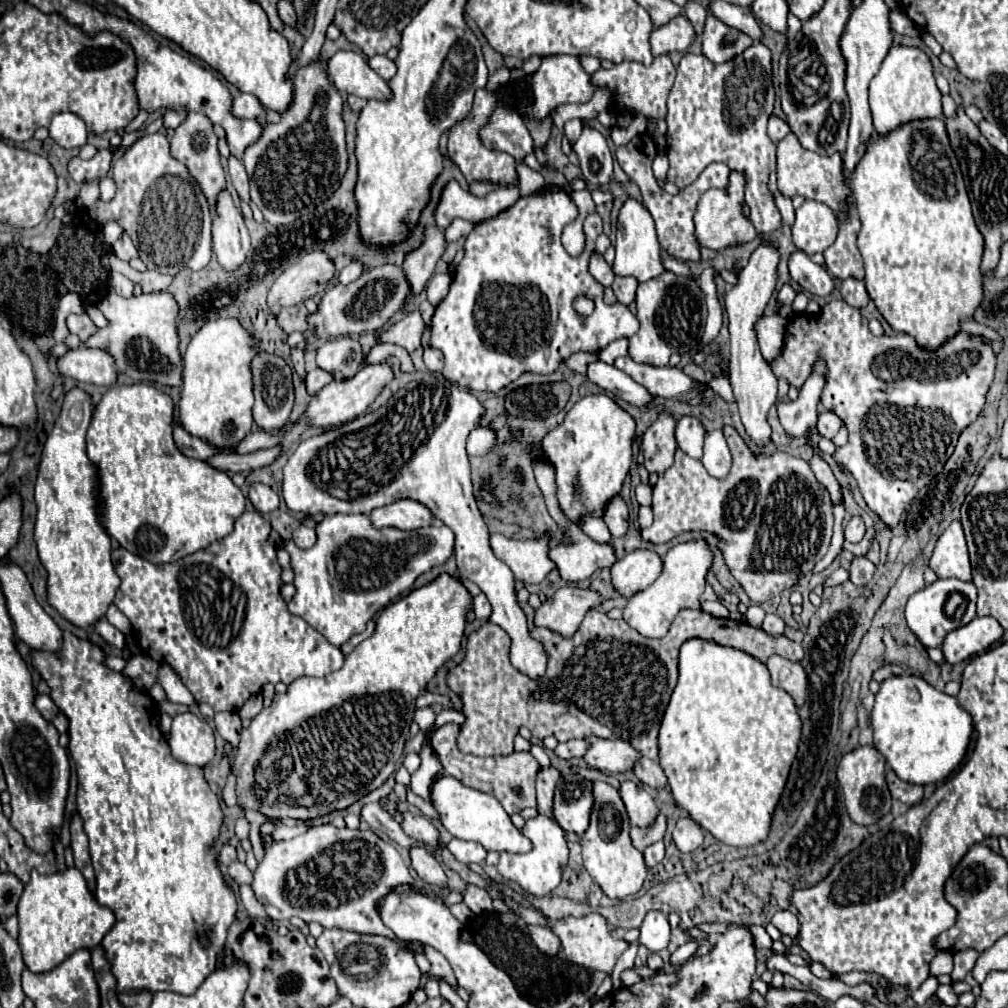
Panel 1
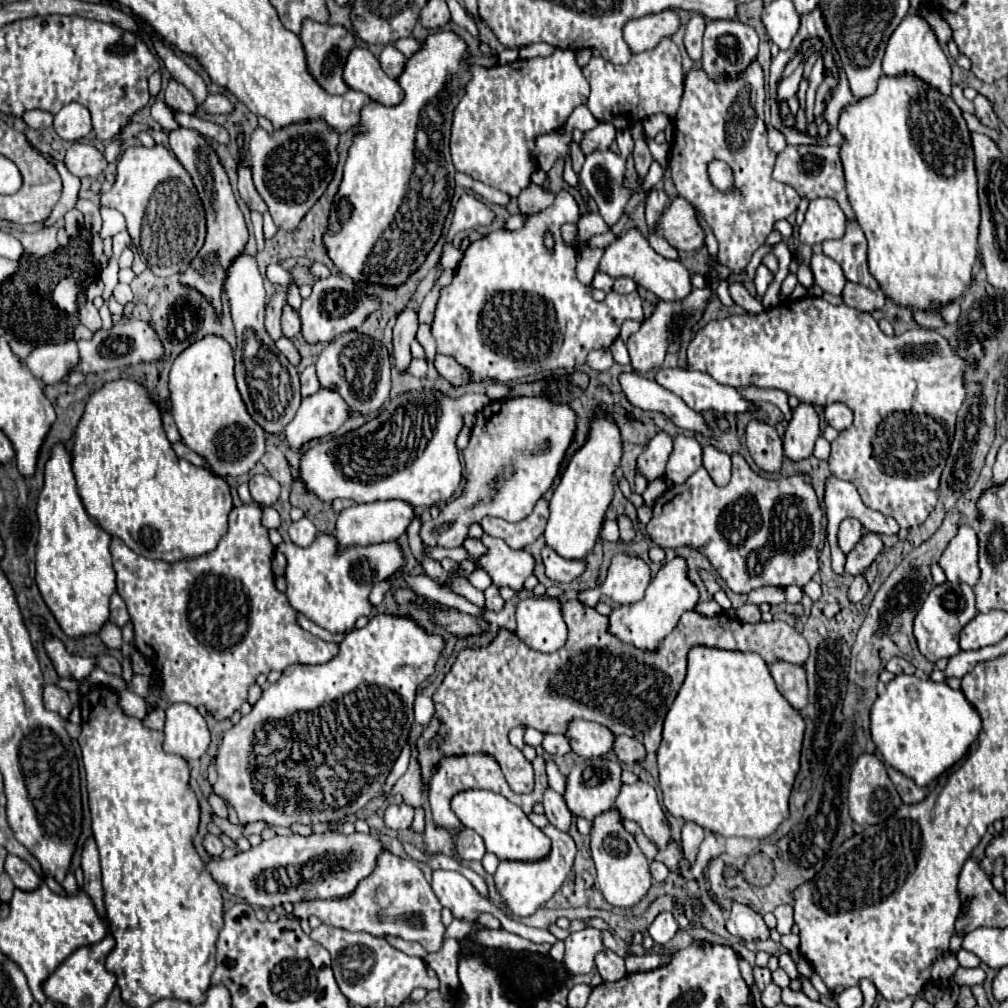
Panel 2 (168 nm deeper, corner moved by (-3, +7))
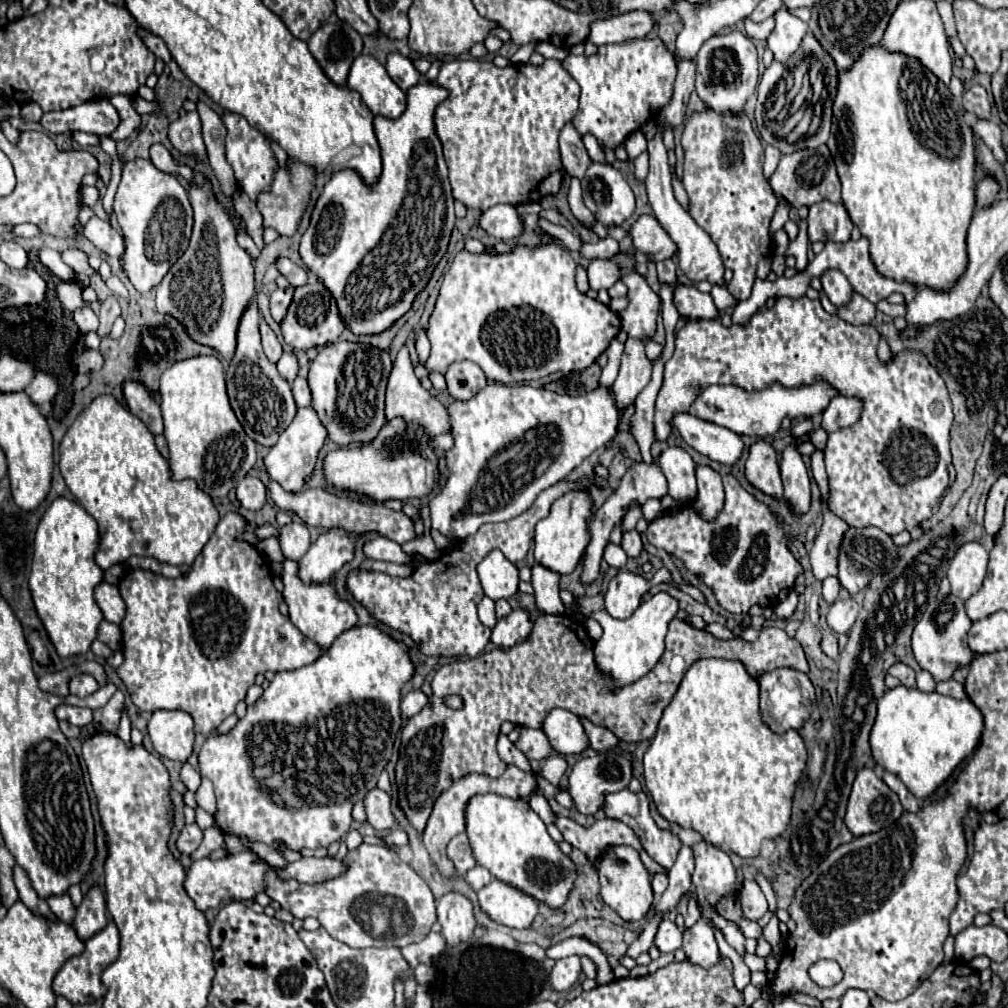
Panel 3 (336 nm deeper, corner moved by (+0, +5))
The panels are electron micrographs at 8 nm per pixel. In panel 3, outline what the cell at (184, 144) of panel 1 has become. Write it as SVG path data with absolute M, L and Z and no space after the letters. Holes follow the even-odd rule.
M197 171L195 181L199 187L191 187L189 191L189 201L195 213L189 247L159 283L157 309L159 313L175 317L187 333L191 333L195 343L213 347L225 361L231 361L235 355L239 317L243 317L243 309L247 309L247 305L255 299L255 271L249 255L235 241L237 231L229 215ZM195 331L199 331L201 337L195 337Z

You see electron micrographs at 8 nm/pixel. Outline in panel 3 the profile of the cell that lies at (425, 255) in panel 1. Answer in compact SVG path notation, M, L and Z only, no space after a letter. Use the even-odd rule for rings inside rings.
M403 347L393 363L393 371L389 375L389 383L387 383L387 403L385 403L385 415L387 415L387 421L395 419L395 417L401 417L405 419L407 423L415 421L417 425L423 425L423 429L427 429L427 433L431 437L437 437L437 435L443 435L447 433L451 427L449 427L449 415L447 415L447 407L443 407L437 397L433 397L427 389L423 389L423 385L419 383L419 379L415 377L413 373L413 365L411 365L411 359L409 359L409 353L407 353L407 347Z

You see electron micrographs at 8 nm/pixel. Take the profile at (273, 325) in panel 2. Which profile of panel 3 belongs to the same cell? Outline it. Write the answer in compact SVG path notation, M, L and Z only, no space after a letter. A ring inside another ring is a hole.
M261 319L261 323L259 323L259 331L261 331L261 343L263 343L263 351L265 351L267 359L269 359L271 363L277 363L279 357L281 357L281 353L283 353L281 343L277 341L273 329L271 329L263 319Z

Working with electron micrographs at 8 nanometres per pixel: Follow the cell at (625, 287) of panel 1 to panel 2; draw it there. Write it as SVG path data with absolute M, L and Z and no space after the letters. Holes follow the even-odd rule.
M620 277L620 279L616 279L614 281L614 287L612 287L616 293L632 293L632 291L636 291L638 289L638 285L632 281L632 279L628 279L628 277Z

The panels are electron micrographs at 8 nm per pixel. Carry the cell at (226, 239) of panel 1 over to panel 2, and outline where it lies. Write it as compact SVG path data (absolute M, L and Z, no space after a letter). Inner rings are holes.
M242 251L234 263L226 269L224 289L230 299L232 319L238 335L238 347L234 353L236 359L236 383L242 393L244 405L252 419L268 433L280 433L296 415L300 407L300 379L298 371L288 363L288 359L276 349L274 341L264 329L264 279L256 265L256 259Z

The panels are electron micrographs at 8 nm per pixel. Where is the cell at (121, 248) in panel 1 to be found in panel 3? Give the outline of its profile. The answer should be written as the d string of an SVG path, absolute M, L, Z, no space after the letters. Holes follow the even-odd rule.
M93 217L89 223L89 241L103 253L107 253L113 259L119 259L125 251L125 243L121 233L113 231L111 225L107 221L101 221L97 217Z

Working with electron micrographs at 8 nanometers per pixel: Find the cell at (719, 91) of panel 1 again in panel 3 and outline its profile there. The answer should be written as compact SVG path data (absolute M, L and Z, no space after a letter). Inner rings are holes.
M707 109L705 113L693 113L691 117L687 117L681 143L685 149L683 187L689 195L689 215L709 233L709 237L713 239L713 243L721 253L723 265L733 271L733 279L727 285L729 293L735 299L745 301L751 295L755 279L767 279L767 275L771 273L771 259L773 259L769 223L777 207L777 197L769 181L763 177L761 139L755 135L749 119L743 113L717 115L715 111Z

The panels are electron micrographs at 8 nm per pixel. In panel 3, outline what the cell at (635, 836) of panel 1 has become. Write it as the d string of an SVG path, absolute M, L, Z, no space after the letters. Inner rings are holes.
M557 817L555 825L563 833L565 841L569 841L573 847L577 847L579 851L587 855L593 867L599 865L597 859L605 853L607 847L613 847L613 845L633 845L635 849L641 847L635 833L617 819L605 817L605 819L595 821L591 827L583 827L575 823L573 819Z

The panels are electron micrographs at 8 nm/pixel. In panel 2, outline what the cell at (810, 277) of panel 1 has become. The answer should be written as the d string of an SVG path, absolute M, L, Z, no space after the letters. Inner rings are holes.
M824 253L820 255L812 255L810 259L810 269L814 273L814 283L826 291L826 293L832 293L832 295L840 295L844 285L846 285L846 277L842 273L842 267L826 257Z

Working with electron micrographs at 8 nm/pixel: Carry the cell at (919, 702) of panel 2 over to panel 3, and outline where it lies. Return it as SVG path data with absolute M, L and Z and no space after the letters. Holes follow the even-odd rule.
M895 687L889 689L877 703L877 719L871 731L871 751L877 765L881 765L885 771L897 775L905 787L919 799L931 797L951 775L953 771L965 761L977 747L983 731L983 715L969 699L953 699L947 695L941 695L937 691L923 693L919 689L909 687Z

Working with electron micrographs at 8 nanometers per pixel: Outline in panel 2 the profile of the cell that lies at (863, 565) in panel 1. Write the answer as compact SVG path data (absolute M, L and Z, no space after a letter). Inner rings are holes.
M856 575L854 581L852 581L852 585L850 585L850 591L848 591L850 601L858 603L866 593L868 593L868 581L866 581L866 577L864 575Z

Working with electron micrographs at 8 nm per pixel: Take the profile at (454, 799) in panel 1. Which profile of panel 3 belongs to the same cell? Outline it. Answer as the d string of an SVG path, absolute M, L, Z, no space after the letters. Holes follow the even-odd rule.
M475 795L467 805L467 835L477 865L485 867L495 879L535 897L549 909L565 905L575 887L575 863L561 853L547 833L547 825L523 799L499 795Z

